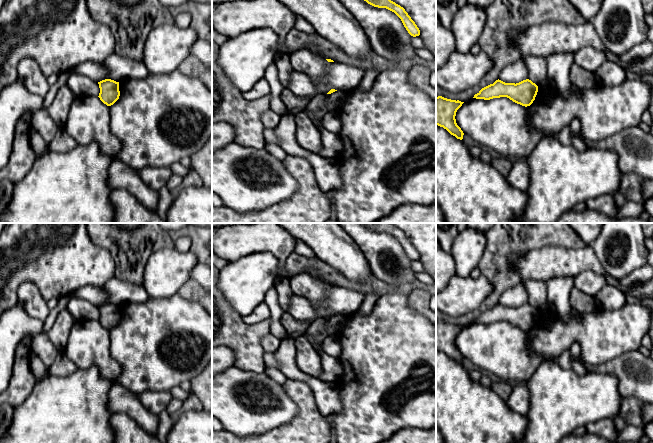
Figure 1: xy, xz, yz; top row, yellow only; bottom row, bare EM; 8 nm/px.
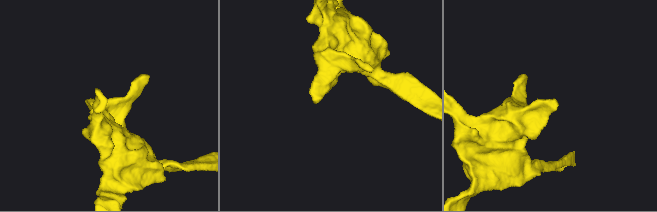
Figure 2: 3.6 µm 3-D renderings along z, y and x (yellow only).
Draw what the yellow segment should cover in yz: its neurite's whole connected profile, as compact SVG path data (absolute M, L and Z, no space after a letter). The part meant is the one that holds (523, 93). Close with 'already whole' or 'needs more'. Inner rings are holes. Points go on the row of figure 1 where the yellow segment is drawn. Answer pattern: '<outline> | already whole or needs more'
M498 79L493 84L482 88L473 98L490 100L507 97L513 102L527 107L533 103L537 92L538 86L529 79L516 84L505 83Z | already whole

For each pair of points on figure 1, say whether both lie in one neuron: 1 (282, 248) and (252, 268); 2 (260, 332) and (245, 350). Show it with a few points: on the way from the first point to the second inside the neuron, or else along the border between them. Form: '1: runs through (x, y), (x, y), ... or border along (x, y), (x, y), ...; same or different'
1: border along (249, 254), (270, 252), (278, 261), (280, 276); different
2: runs through (256, 336), (247, 346); same

